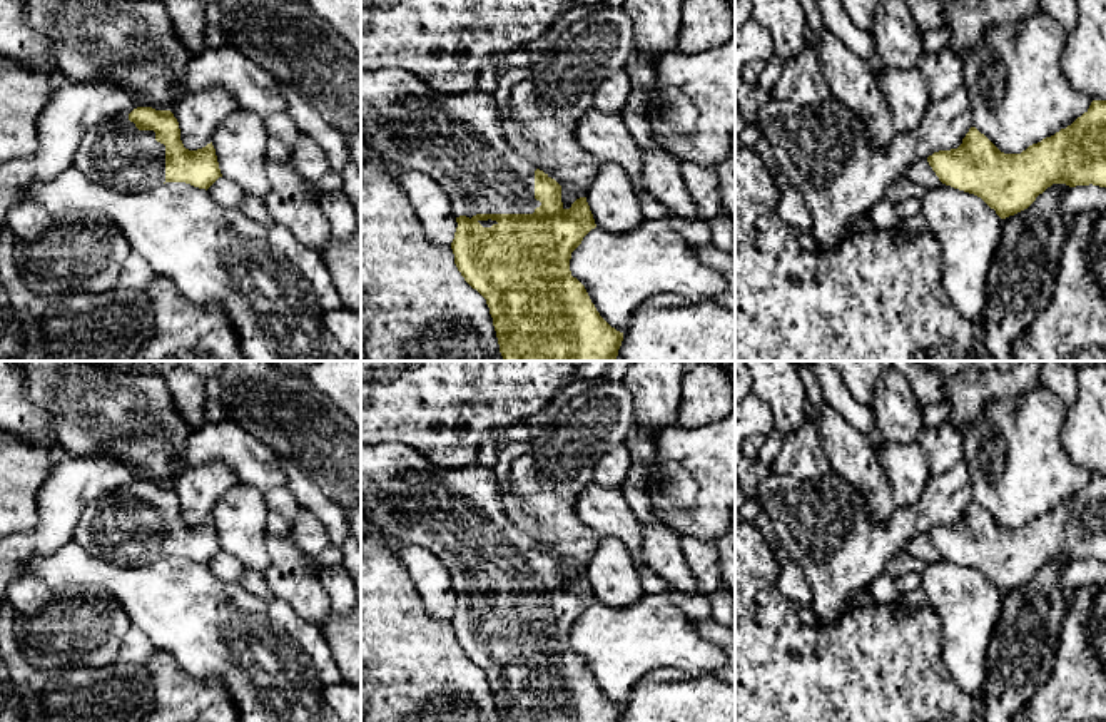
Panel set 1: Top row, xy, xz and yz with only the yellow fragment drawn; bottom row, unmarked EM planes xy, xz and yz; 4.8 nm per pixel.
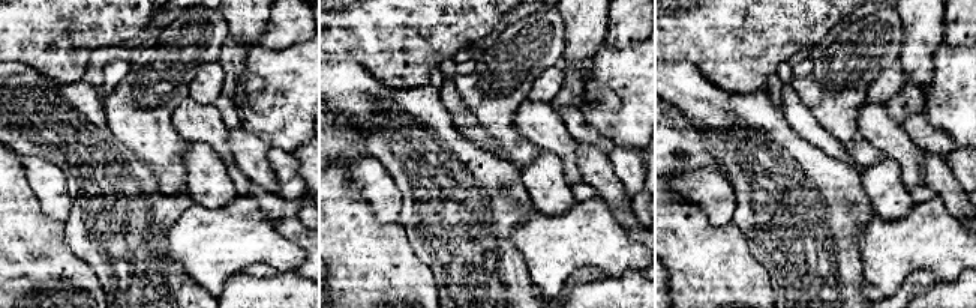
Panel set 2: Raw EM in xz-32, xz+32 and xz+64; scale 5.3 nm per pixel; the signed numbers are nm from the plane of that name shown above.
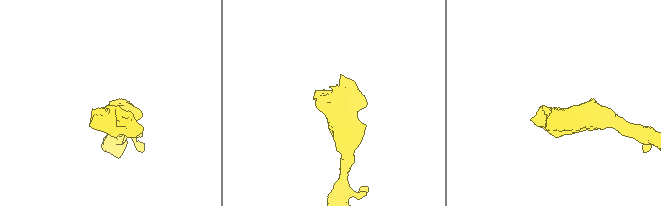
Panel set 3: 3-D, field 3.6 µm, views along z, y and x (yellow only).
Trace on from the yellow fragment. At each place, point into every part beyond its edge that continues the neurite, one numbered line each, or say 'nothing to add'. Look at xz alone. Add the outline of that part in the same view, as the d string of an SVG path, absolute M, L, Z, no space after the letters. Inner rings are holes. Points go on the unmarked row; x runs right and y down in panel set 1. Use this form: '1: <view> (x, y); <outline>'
1: xz (456, 513); M401 441L361 443L361 501L364 503L373 521L386 531L398 535L403 540L403 545L418 545L438 557L446 565L456 592L466 590L471 593L476 588L533 588L535 583L541 580L541 577L535 573L536 543L531 536L510 523L508 516L505 515L500 496L500 483L496 480L495 470L488 466L473 465L468 468L439 468Z

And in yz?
nothing to add

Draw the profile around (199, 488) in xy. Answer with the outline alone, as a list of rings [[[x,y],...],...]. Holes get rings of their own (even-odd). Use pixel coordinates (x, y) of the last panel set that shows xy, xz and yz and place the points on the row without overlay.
[[[222,461],[184,470],[172,485],[184,521],[197,525],[211,518],[214,505],[237,483],[237,475]]]

